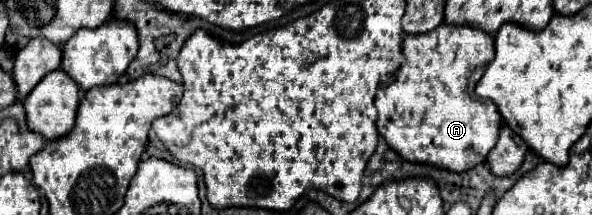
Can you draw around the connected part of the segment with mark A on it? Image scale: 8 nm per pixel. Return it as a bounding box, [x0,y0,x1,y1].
[376,24,502,172]

